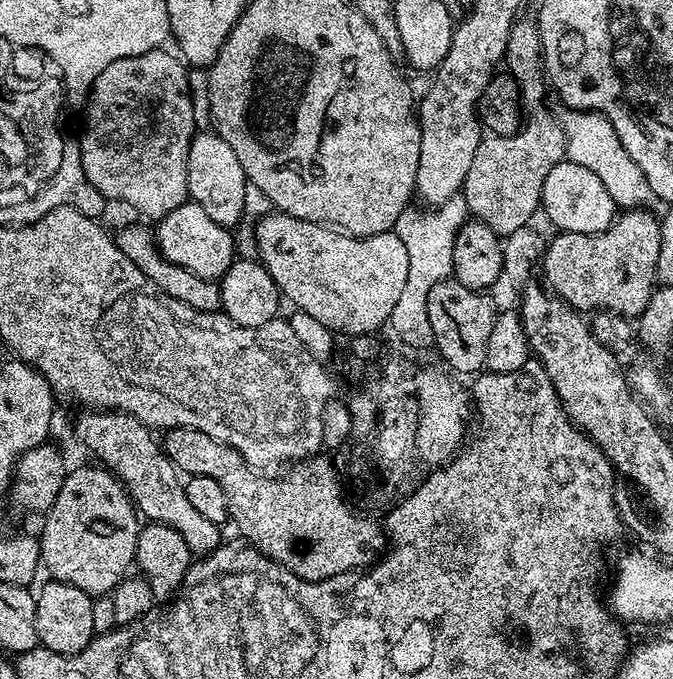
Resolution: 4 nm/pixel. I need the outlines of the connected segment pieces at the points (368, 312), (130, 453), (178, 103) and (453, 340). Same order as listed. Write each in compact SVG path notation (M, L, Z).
M283 214L266 215L256 225L254 235L259 259L274 278L283 299L293 304L293 309L310 314L310 318L322 322L333 334L345 332L348 338L379 333L379 328L391 321L394 306L406 287L406 274L410 274L410 257L395 231L377 236L349 236L331 226Z
M88 410L85 416L76 420L76 436L97 456L99 463L109 472L120 477L125 488L130 490L130 495L139 511L148 515L147 519L153 524L165 524L182 534L186 546L192 551L193 557L199 558L213 552L222 542L221 525L210 522L210 518L202 518L194 506L190 506L190 498L186 498L184 484L179 480L178 469L171 458L164 453L161 441L154 437L153 429L146 427L131 412L117 412L115 410Z
M159 47L146 54L110 62L110 66L98 74L87 93L88 109L84 112L84 129L78 132L79 168L83 170L88 184L101 192L105 201L121 200L134 211L149 216L144 218L152 222L160 221L163 216L170 214L170 210L178 210L178 206L189 203L188 155L198 131L198 108L193 104L189 91L189 69L175 51L164 51L163 47Z
M455 278L438 282L438 286L430 290L428 313L430 326L434 329L434 348L435 351L440 351L441 358L449 364L447 367L453 373L476 374L486 365L486 342L490 342L490 330L494 330L498 315L498 308L492 305L488 296L491 295L462 286L462 282Z

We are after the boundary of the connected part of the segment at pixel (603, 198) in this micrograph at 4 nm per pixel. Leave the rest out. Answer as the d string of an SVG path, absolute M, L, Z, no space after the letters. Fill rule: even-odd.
M567 158L554 165L546 174L540 191L542 212L560 232L598 234L612 225L618 215L616 203L610 198L606 186L586 166L578 166Z

